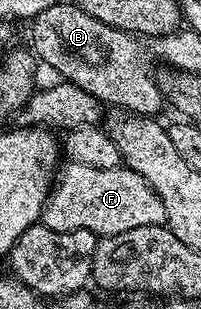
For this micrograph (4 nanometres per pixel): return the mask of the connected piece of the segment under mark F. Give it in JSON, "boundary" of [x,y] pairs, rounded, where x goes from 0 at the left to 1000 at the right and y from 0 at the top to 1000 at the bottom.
{"boundary":[[[333,524],[308,534],[254,599],[254,625],[214,657],[204,722],[244,744],[443,744],[478,770],[507,770],[622,757],[622,744],[682,744],[682,731],[826,728],[831,709],[821,667],[771,608],[657,544],[597,537],[562,550],[483,550],[463,537]]]}

